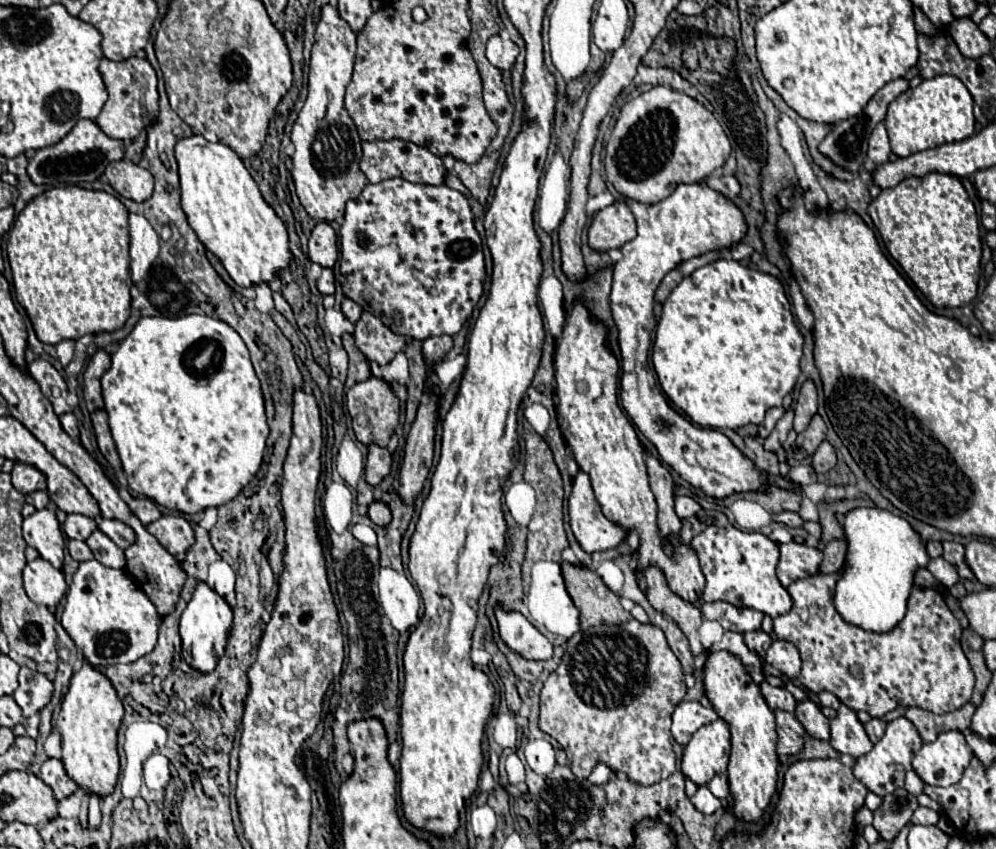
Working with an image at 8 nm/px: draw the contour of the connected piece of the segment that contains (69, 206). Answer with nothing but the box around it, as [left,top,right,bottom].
[7,187,133,345]

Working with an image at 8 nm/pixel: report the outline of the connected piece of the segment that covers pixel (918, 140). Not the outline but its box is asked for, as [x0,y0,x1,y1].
[885,75,975,157]

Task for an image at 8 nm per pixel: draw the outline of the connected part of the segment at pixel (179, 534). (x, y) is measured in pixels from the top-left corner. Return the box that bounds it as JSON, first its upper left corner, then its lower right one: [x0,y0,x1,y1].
[147,515,195,555]

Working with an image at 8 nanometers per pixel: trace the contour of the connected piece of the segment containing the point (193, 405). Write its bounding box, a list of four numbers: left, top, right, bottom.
[101,315,269,515]

